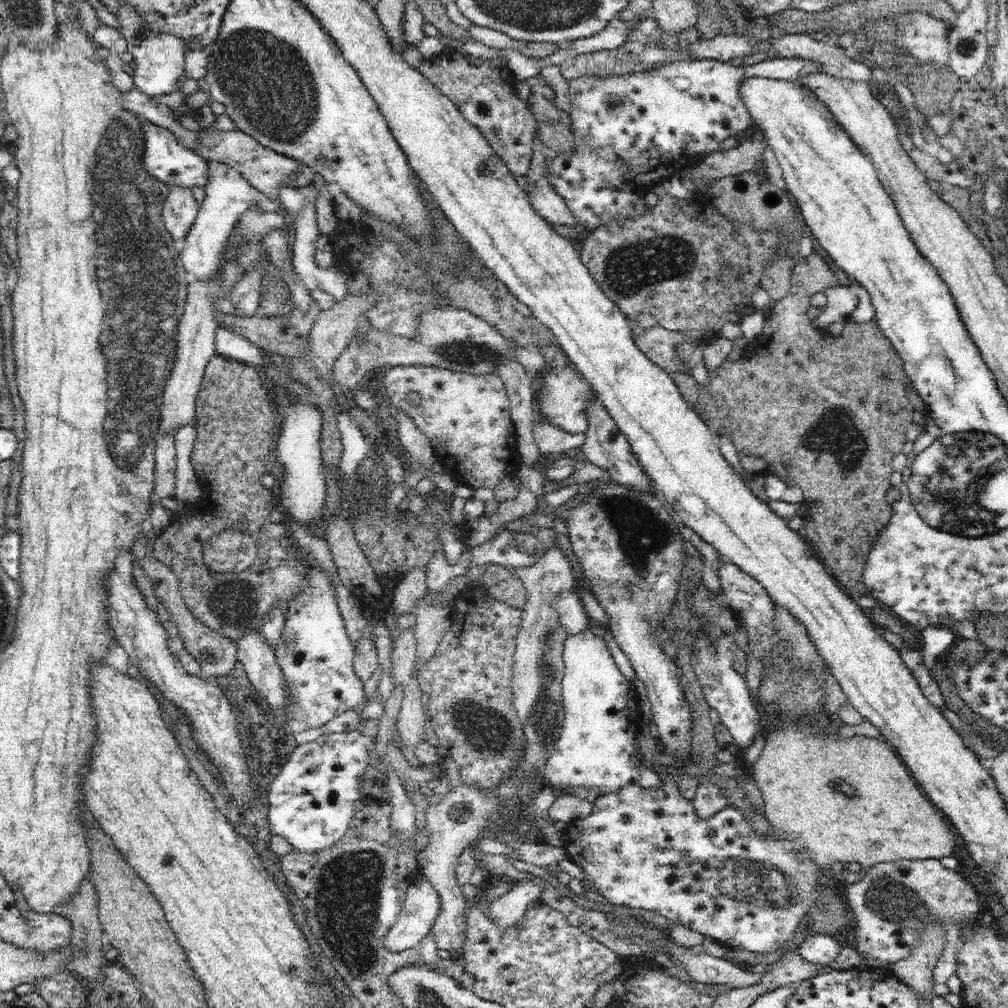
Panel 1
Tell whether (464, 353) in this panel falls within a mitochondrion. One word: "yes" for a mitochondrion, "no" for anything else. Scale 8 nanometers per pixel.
yes

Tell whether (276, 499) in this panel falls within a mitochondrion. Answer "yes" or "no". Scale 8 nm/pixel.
no

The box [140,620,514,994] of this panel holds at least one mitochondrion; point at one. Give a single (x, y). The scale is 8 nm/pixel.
(348, 912)

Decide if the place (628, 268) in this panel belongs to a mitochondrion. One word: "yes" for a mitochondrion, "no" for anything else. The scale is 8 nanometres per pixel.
yes

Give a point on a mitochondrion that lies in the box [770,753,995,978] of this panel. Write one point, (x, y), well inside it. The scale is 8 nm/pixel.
(894, 900)

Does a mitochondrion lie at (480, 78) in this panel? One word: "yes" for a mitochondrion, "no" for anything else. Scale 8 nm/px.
no

